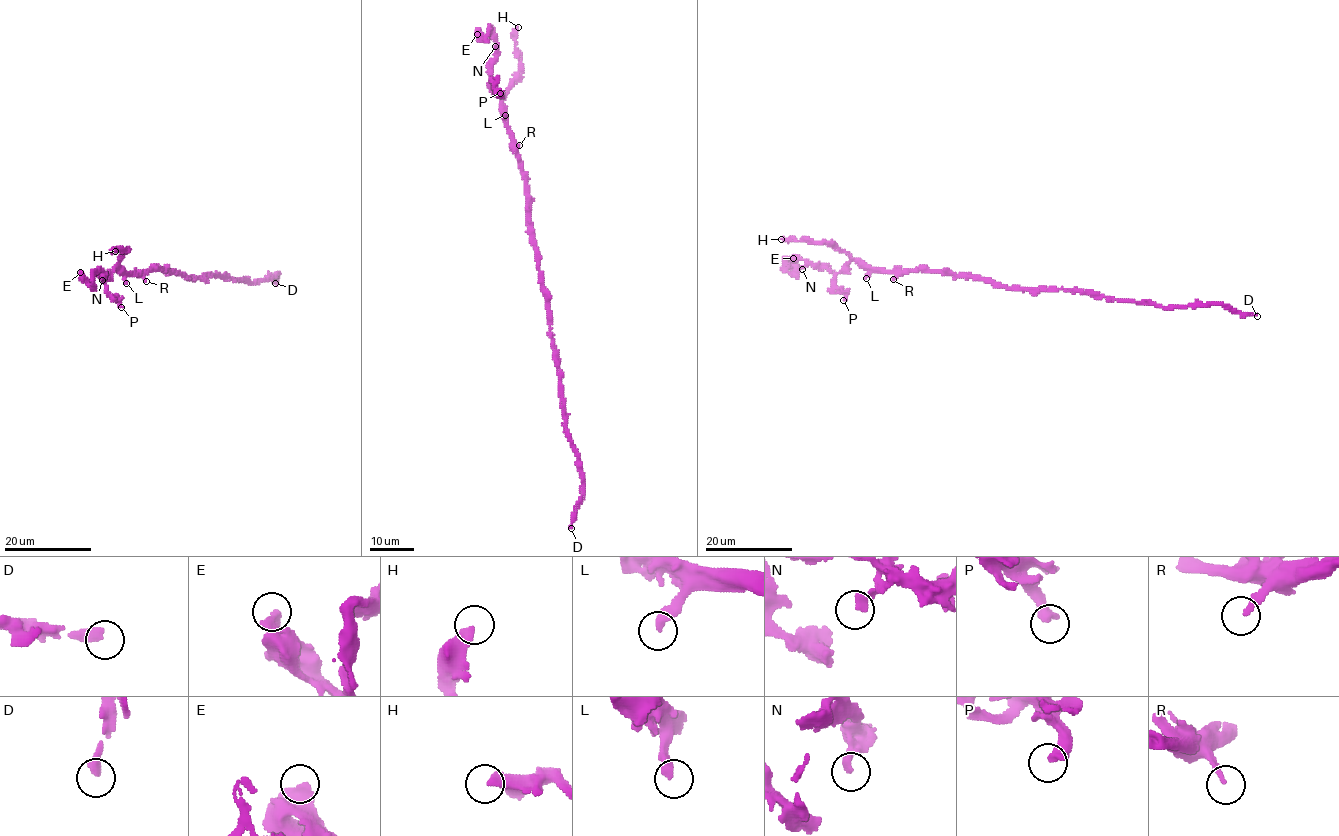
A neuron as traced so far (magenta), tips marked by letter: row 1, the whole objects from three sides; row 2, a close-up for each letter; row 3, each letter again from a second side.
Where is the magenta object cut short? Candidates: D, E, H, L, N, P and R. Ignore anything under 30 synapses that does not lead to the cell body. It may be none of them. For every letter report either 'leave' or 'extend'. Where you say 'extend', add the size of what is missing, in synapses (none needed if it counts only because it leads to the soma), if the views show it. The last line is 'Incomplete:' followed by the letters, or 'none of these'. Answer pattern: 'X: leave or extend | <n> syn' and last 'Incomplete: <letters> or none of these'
D: leave
E: leave
H: leave
L: leave
N: leave
P: leave
R: leave
Incomplete: none of these

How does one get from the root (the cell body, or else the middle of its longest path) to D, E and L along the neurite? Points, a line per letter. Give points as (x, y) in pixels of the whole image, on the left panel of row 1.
D: (185, 277), (218, 274), (249, 282), (279, 274), (275, 283)
E: (185, 277), (162, 269), (129, 274), (116, 266), (103, 281), (102, 271), (97, 270), (89, 285), (80, 272)
L: (185, 277), (172, 271), (153, 269), (126, 275), (126, 283)

